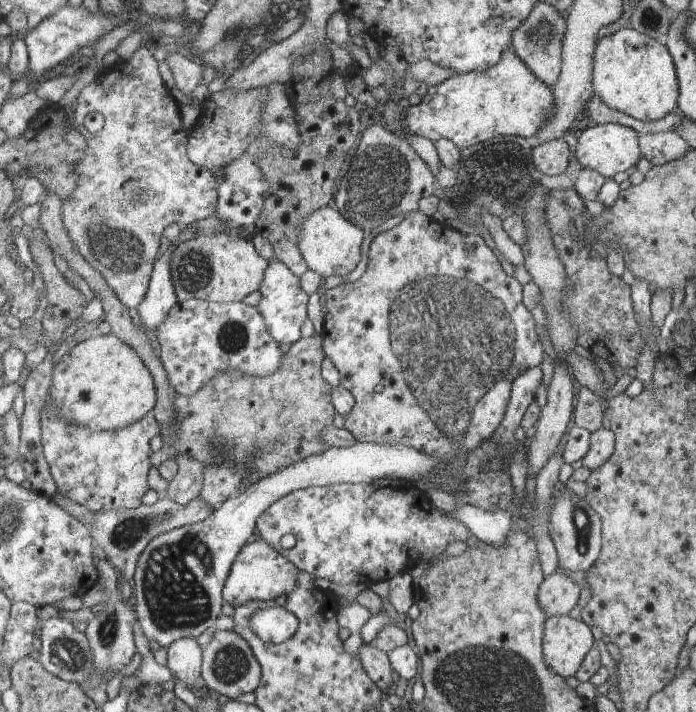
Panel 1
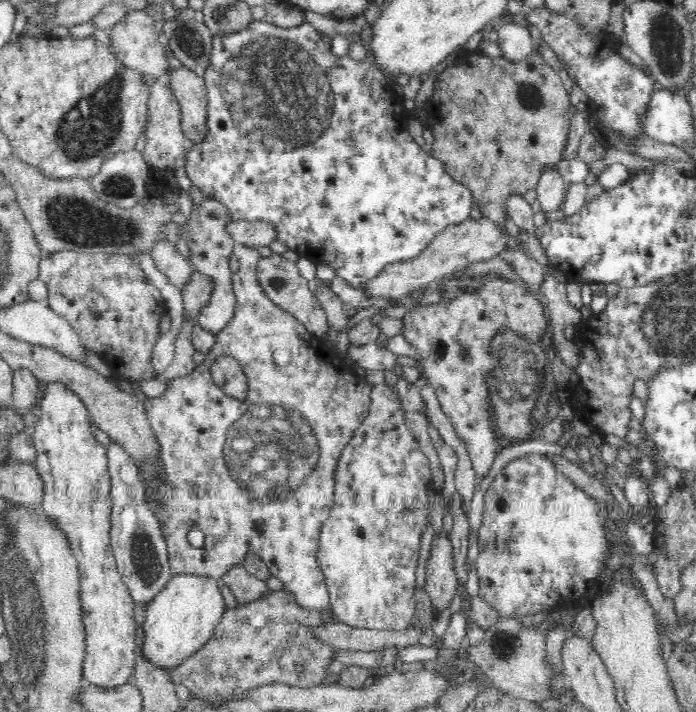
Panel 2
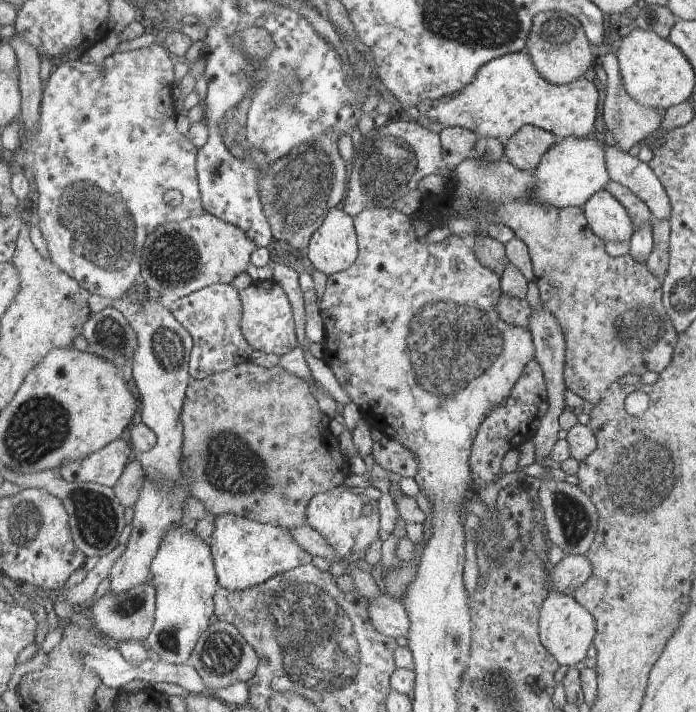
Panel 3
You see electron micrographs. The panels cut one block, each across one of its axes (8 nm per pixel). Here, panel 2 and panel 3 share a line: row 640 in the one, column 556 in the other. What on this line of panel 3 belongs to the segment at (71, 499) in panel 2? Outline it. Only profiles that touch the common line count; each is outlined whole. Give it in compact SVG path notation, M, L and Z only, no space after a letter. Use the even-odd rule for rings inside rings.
M517 52L485 64L473 84L454 96L432 102L426 118L444 127L467 128L484 138L497 138L506 144L525 126L532 125L559 136L589 139L596 135L599 90L593 82L578 79L567 85L550 84L535 68L531 54Z

